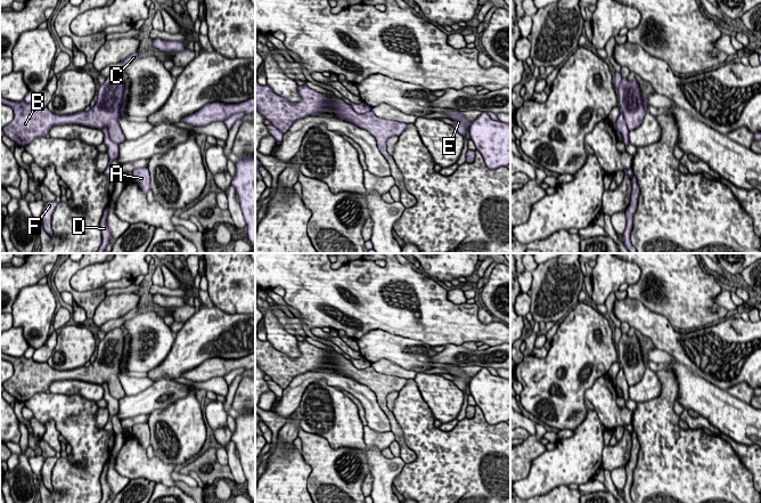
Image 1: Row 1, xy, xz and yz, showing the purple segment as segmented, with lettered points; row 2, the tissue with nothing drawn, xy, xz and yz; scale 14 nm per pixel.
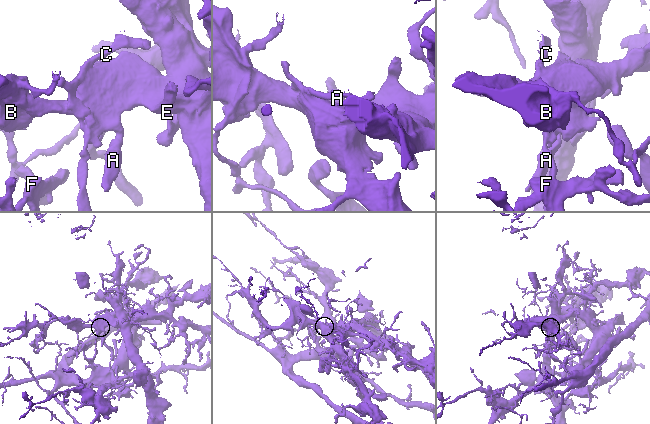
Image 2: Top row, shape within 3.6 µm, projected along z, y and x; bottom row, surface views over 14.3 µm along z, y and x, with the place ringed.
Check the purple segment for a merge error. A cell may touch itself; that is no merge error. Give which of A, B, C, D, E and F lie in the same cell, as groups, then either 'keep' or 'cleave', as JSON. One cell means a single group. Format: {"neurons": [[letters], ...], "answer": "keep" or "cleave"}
{"neurons": [["A", "B", "D", "E", "F"], ["C"]], "answer": "cleave"}

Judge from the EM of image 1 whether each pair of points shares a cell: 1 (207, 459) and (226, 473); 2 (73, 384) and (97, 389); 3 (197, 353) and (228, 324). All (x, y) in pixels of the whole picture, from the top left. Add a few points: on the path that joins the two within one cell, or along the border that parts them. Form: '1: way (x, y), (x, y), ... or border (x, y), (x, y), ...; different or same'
1: way (212, 463), (221, 472); same
2: way (79, 387), (91, 389); same
3: way (204, 345), (215, 333), (220, 332); same

